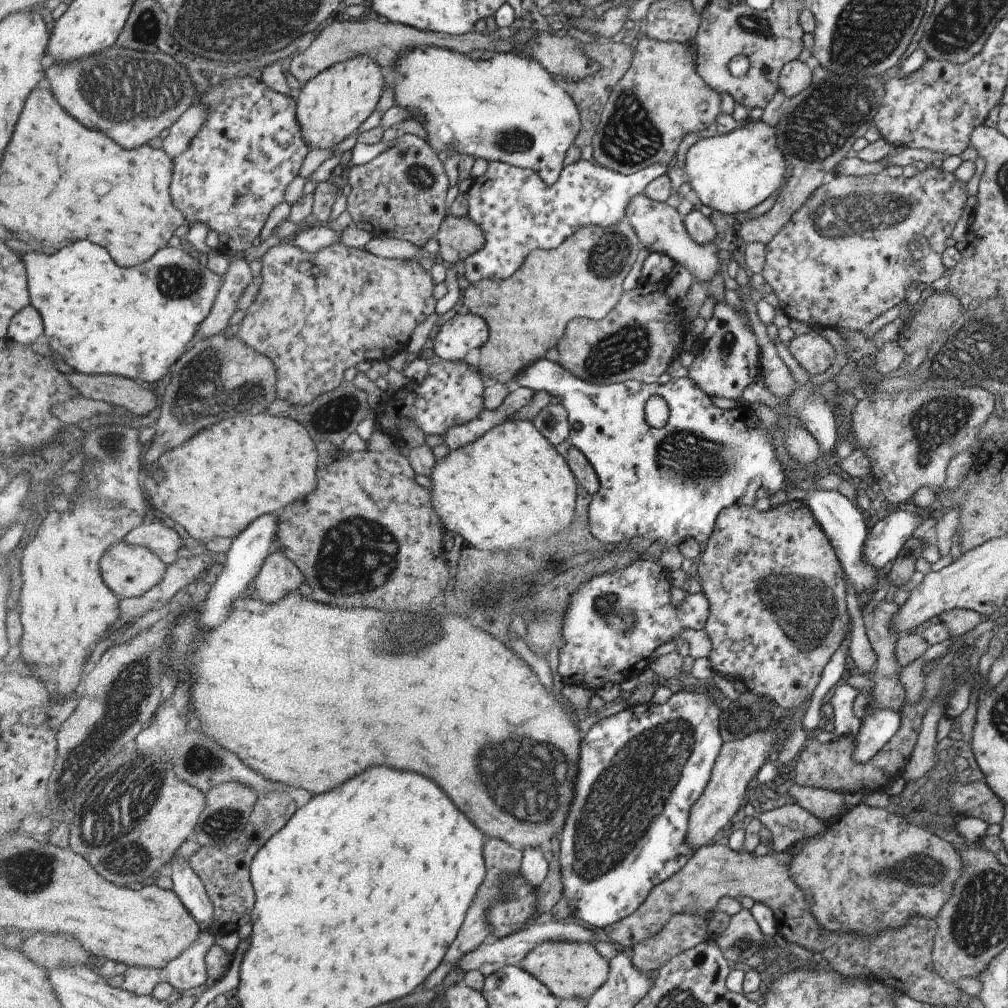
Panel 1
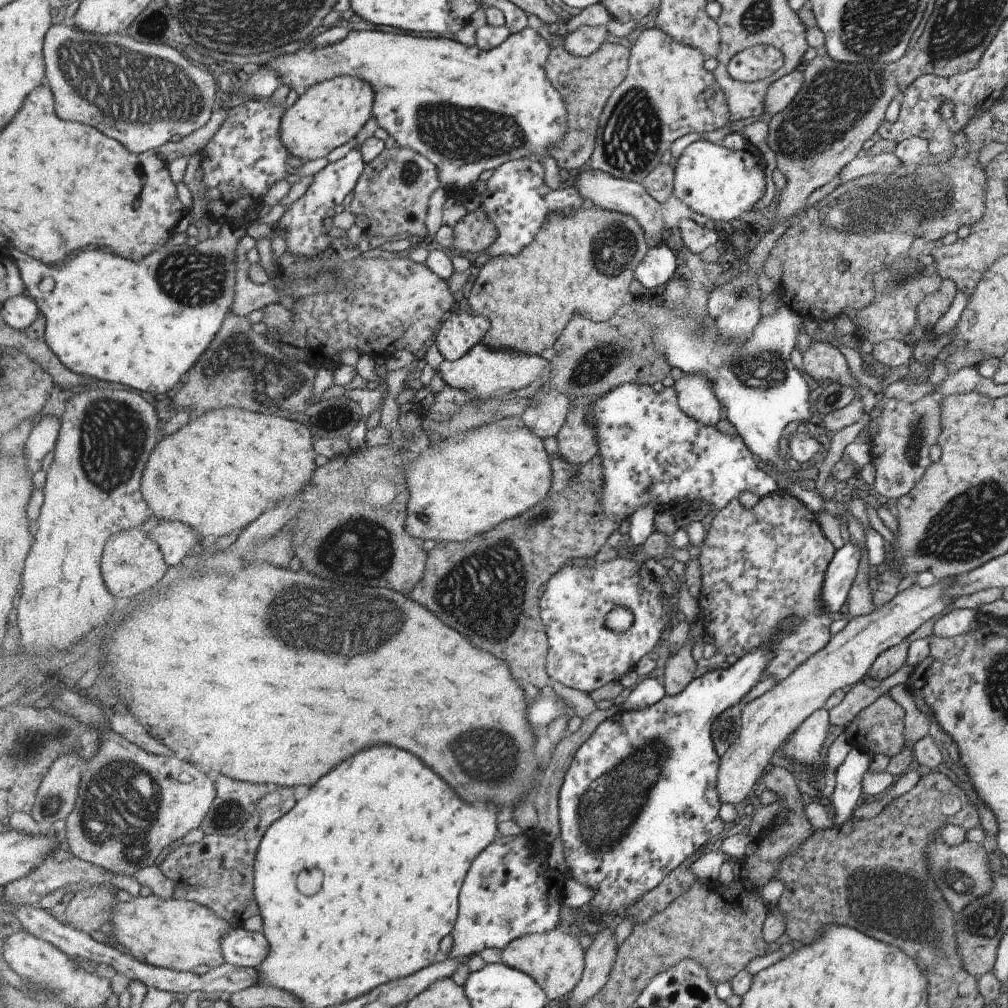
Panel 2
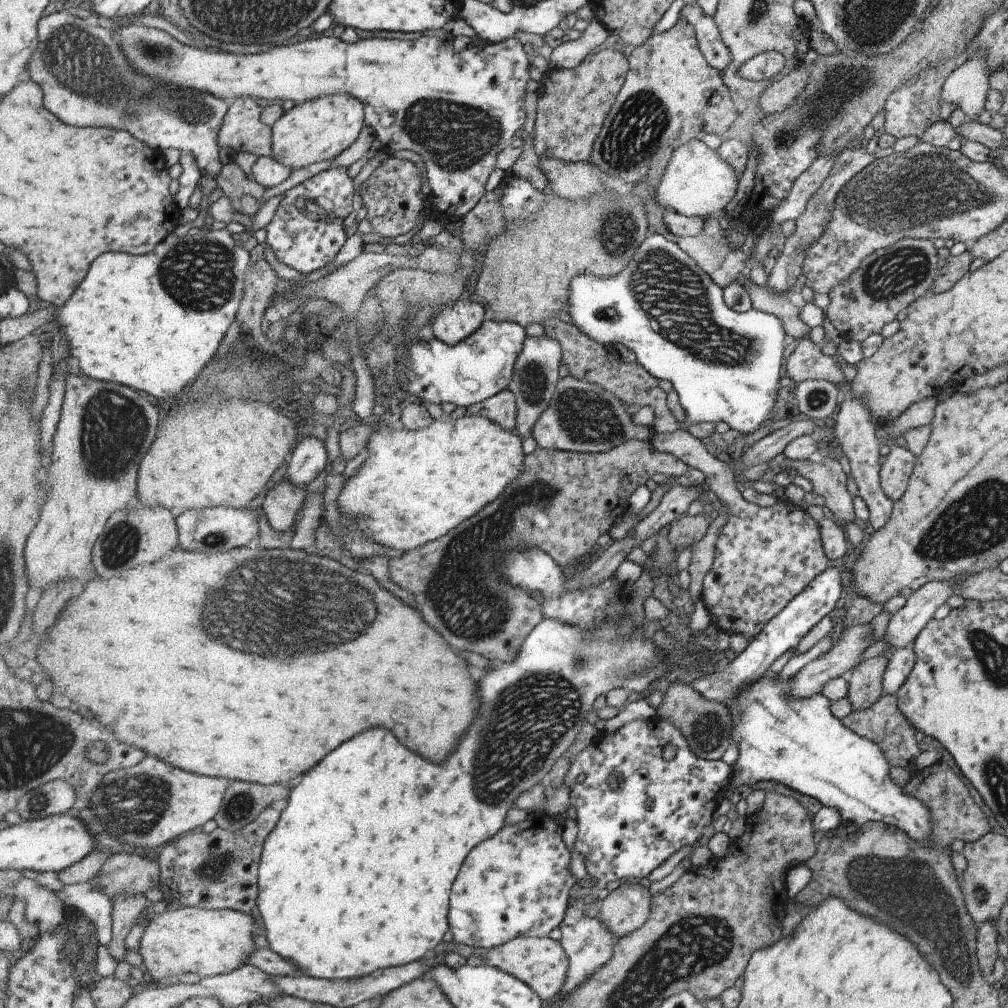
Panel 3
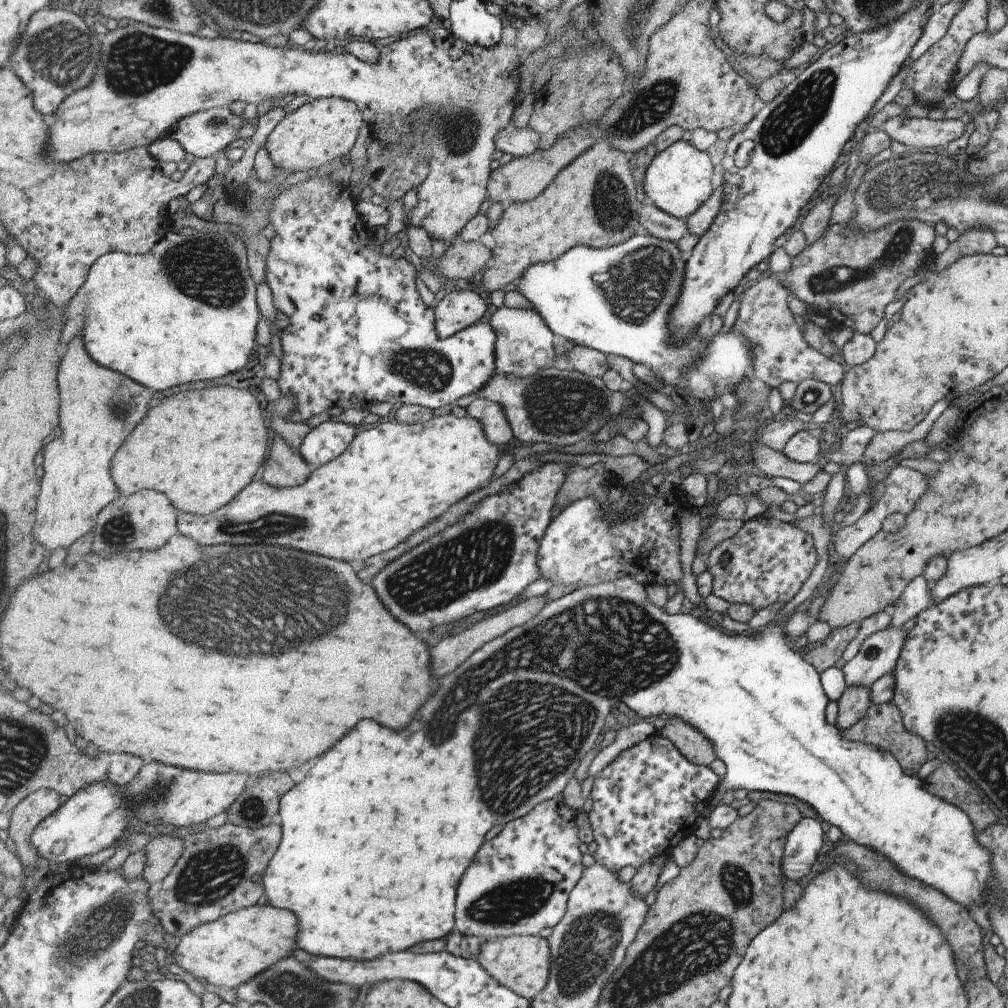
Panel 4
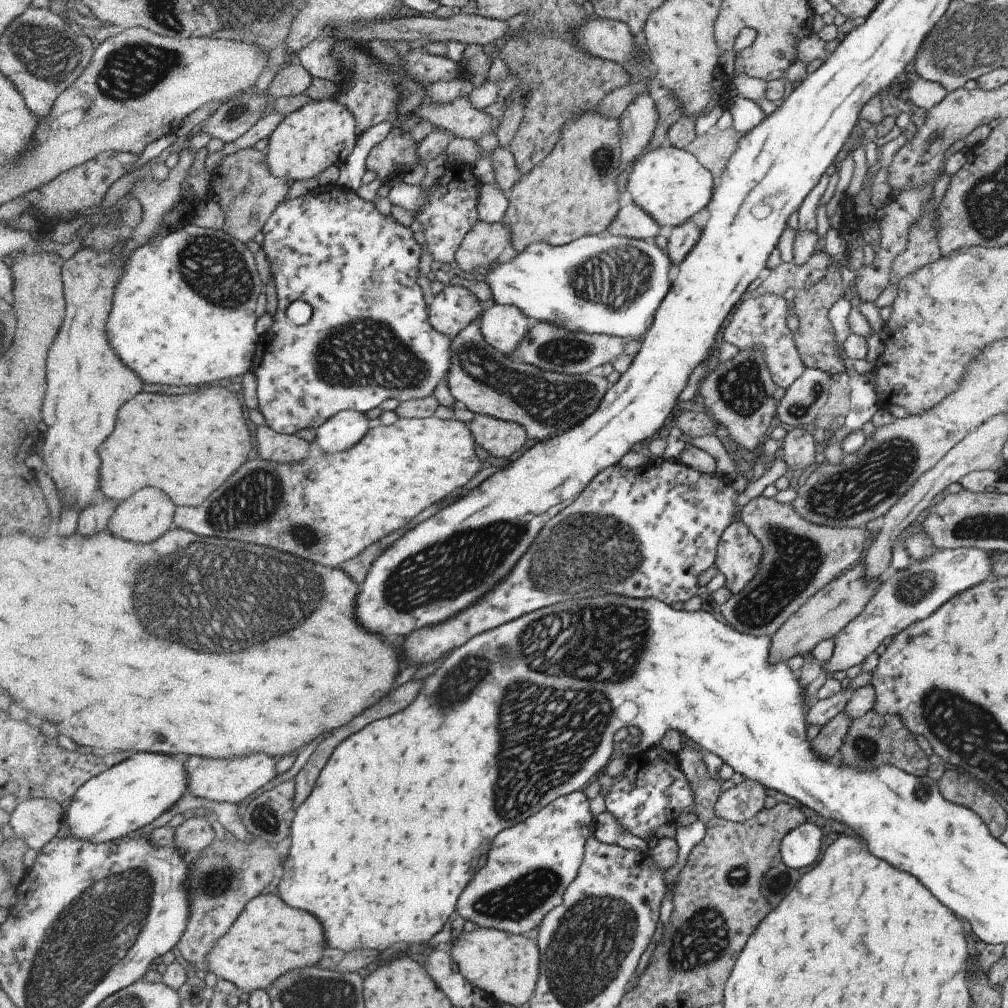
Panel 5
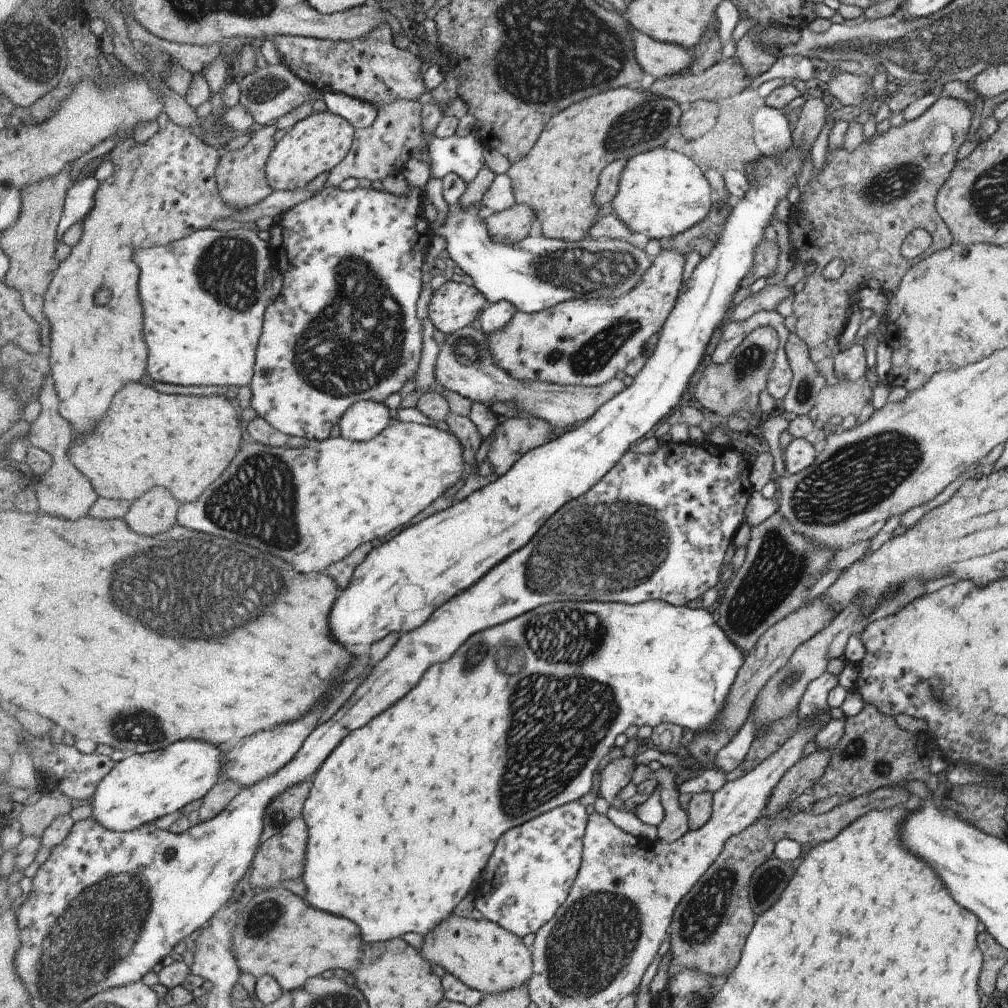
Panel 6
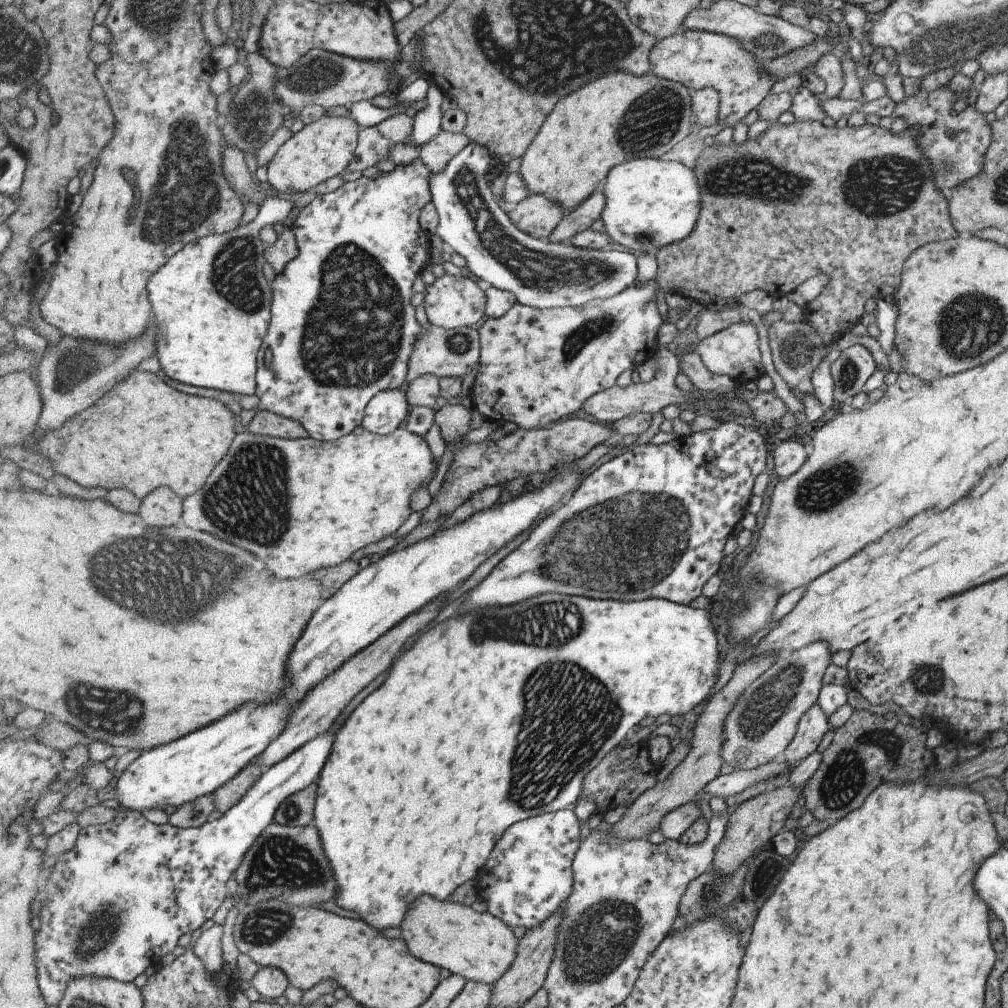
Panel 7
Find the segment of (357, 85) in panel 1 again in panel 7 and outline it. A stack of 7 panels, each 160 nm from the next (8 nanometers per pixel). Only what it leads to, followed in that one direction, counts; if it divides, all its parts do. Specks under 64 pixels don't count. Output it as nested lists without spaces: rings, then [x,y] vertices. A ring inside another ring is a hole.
[[[332,114],[305,125],[271,160],[267,172],[269,188],[283,196],[297,196],[329,178],[340,176],[355,156],[362,129],[353,117],[333,117]]]

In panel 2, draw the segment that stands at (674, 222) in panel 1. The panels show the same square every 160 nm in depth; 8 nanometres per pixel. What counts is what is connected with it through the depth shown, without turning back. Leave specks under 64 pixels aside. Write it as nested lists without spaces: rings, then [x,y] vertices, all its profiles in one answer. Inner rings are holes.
[[[588,167],[587,170],[581,171],[576,177],[564,177],[564,182],[574,182],[578,185],[578,191],[586,200],[595,202],[597,206],[603,206],[607,210],[617,210],[617,212],[625,213],[639,221],[647,238],[647,246],[649,248],[663,244],[663,235],[665,232],[665,220],[663,220],[663,212],[661,212],[661,203],[657,202],[642,183],[636,183],[629,179],[618,179],[612,174],[601,169]]]

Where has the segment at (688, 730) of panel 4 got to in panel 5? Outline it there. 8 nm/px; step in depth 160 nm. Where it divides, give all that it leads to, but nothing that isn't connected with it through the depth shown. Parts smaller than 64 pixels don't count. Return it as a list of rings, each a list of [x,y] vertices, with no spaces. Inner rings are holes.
[[[684,746],[677,755],[683,774],[689,782],[689,786],[695,792],[695,808],[692,813],[696,820],[705,825],[713,822],[715,817],[715,801],[717,800],[723,785],[718,779],[713,779],[707,772],[707,766],[703,764],[705,751],[697,752],[693,748]]]

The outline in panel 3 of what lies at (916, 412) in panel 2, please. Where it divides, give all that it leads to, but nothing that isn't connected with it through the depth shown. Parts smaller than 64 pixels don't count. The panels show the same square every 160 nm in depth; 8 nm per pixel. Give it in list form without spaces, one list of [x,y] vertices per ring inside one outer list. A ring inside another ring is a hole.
[[[890,442],[889,447],[891,451],[880,466],[878,475],[883,494],[893,502],[906,489],[916,455],[894,442]]]

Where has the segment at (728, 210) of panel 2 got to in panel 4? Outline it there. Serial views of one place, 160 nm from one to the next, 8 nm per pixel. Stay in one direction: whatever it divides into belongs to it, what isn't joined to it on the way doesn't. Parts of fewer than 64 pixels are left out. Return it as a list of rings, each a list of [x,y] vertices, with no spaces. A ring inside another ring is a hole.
[[[678,140],[652,159],[645,172],[643,189],[646,199],[655,203],[663,212],[686,219],[711,198],[713,176],[715,165],[711,162],[711,154],[707,150],[699,151],[695,146]]]

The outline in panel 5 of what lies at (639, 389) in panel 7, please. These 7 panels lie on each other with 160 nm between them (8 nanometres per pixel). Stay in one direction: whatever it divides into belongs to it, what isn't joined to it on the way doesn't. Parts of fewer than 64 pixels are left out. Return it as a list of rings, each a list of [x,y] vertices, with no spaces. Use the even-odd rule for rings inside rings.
[[[476,321],[453,337],[453,367],[447,380],[453,398],[475,413],[523,425],[528,438],[538,442],[561,436],[588,419],[611,386],[603,376],[554,373],[521,359],[510,359],[487,342]]]

